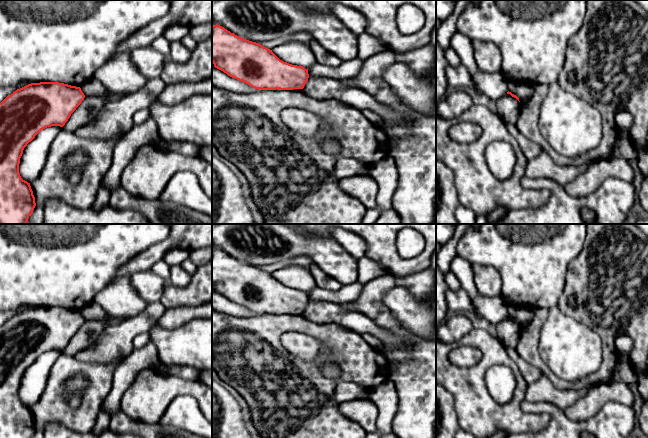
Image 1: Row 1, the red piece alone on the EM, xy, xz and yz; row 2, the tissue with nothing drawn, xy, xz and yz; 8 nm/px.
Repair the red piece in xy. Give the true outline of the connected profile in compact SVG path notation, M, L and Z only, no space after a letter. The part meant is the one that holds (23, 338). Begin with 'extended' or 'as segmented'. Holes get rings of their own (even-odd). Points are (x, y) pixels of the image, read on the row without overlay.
as segmented; M40 306L17 313L0 327L0 438L33 437L36 430L33 415L30 407L23 404L19 397L23 374L41 354L51 350L63 351L84 322L80 311L59 306Z

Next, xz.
as segmented; M216 248L212 250L212 287L228 300L261 314L303 313L308 293L280 284L272 274Z

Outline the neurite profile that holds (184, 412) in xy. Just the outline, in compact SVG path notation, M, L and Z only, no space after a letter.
M190 395L177 396L170 403L159 423L203 438L212 438L212 424L203 415L198 401Z

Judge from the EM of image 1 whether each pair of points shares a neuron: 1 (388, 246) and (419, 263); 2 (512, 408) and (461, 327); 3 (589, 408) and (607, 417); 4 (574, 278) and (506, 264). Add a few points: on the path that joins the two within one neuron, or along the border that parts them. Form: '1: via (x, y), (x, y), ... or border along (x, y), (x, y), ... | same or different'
1: via (393, 255), (401, 263), (410, 263) | same
2: border along (473, 327), (459, 339), (446, 343) | different
3: border along (620, 403), (608, 401), (594, 415), (576, 421) | different
4: border along (577, 256), (568, 265), (564, 289), (558, 299) | different

